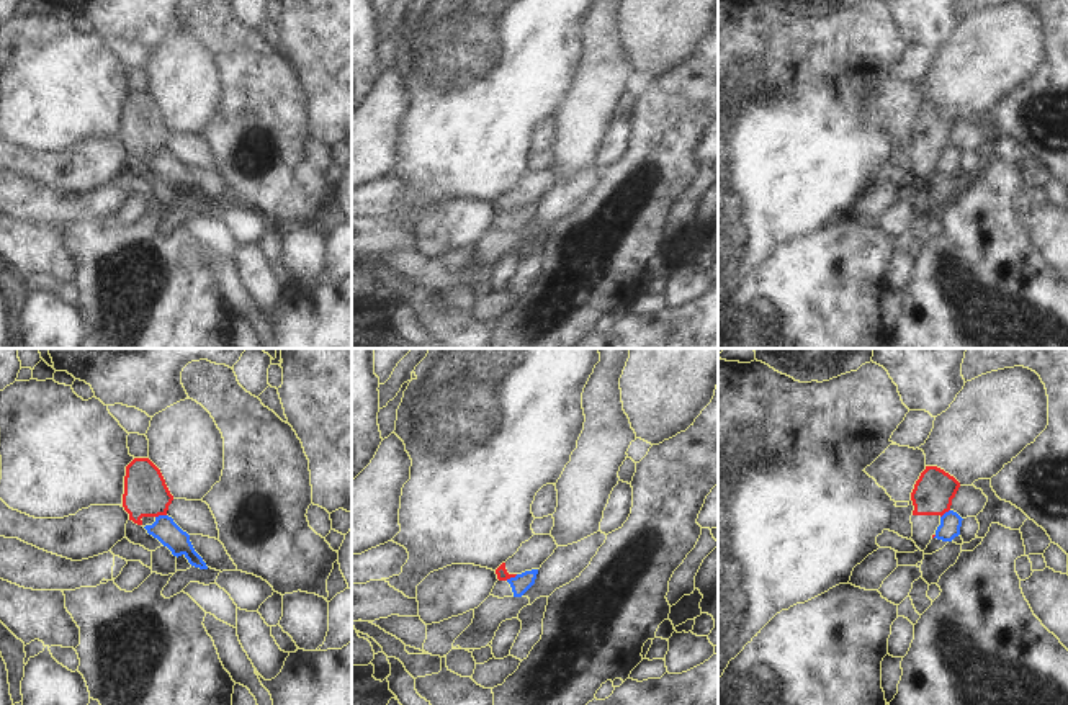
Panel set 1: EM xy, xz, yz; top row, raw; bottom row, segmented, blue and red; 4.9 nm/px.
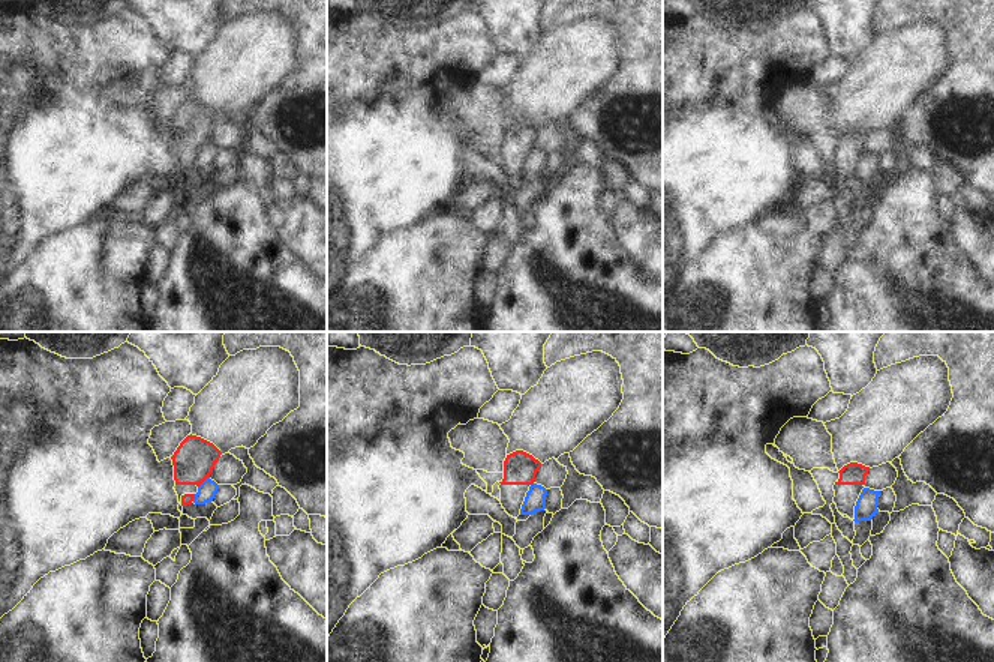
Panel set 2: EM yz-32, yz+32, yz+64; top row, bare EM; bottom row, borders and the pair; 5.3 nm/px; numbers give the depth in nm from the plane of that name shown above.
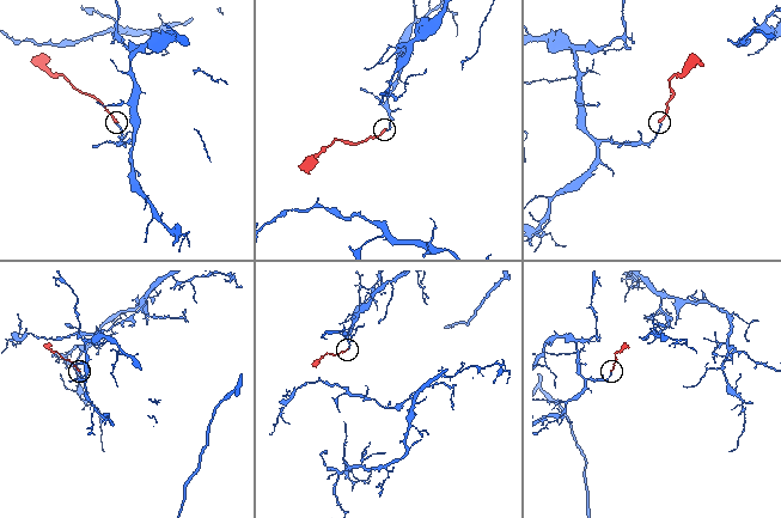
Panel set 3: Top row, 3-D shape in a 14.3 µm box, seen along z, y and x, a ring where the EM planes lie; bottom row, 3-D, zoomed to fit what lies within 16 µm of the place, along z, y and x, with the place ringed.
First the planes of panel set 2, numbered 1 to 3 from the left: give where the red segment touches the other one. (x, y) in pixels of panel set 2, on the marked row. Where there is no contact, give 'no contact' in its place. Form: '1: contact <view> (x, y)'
1: contact yz-32 (203, 482)
2: contact yz+32 (534, 484)
3: no contact

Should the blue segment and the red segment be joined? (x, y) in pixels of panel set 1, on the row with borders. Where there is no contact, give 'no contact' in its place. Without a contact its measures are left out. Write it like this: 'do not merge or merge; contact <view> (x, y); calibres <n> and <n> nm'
do not merge; contact xy (161, 516); calibres 120 and 220 nm

